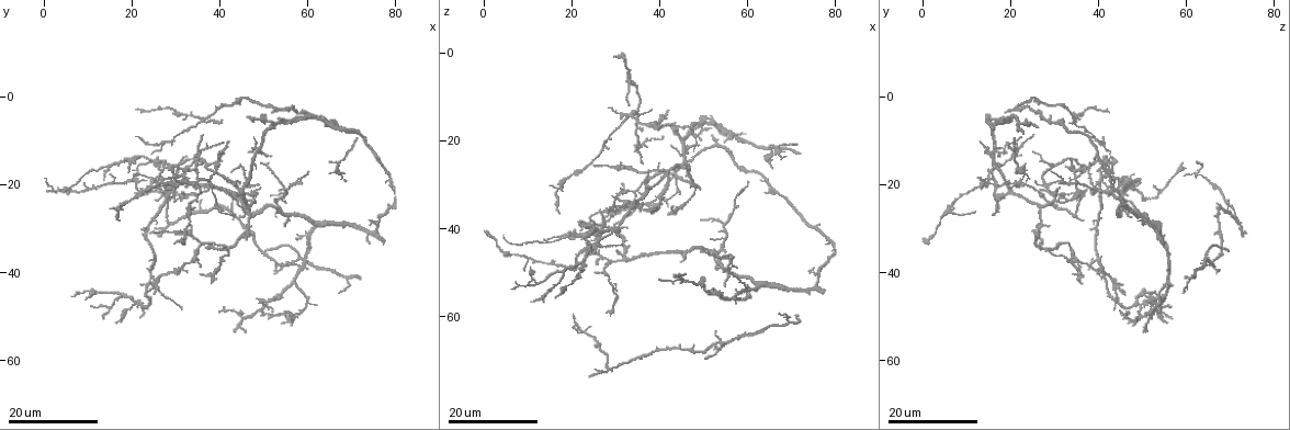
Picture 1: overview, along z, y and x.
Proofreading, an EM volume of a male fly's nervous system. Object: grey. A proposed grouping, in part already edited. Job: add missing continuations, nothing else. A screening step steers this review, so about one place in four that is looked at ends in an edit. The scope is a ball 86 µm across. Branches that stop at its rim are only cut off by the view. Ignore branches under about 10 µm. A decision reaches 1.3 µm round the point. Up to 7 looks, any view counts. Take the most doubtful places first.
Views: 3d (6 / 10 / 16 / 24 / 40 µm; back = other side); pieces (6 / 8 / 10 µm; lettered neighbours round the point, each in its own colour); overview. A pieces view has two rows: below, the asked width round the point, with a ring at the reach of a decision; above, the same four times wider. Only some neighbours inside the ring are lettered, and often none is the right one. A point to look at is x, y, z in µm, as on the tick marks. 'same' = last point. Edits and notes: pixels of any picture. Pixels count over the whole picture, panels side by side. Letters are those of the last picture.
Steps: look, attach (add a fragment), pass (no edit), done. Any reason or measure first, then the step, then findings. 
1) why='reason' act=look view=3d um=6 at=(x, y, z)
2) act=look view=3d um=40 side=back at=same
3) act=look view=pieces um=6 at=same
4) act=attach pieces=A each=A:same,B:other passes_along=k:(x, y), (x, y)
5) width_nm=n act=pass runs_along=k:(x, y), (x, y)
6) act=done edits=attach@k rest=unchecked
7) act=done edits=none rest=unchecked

why='thin end' act=look view=3d um=16 at=(42.0, 10.0, 12.5)

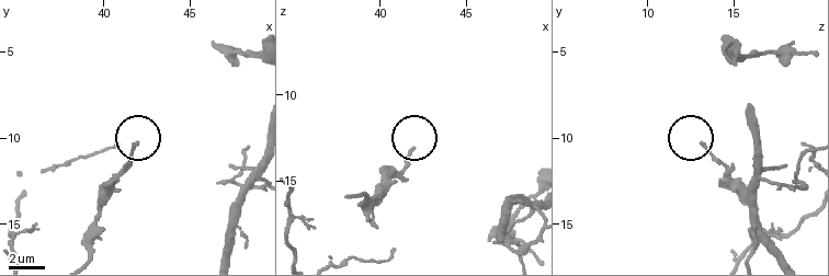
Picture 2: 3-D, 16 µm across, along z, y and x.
why='what lies round it' act=look view=pieces um=6 at=(41.9, 10.4, 13.2)

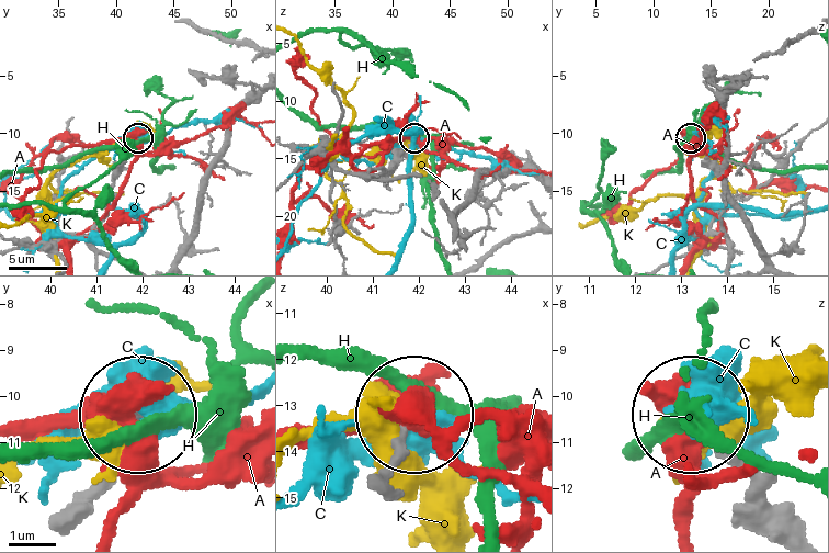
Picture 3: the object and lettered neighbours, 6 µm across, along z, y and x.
act=pass each=A:other,C:other,H:other,K:other found='none of them fits'

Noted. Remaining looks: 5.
why='branch stops here' act=look view=3d um=24 at=(50.0, 34.5, 69.5)

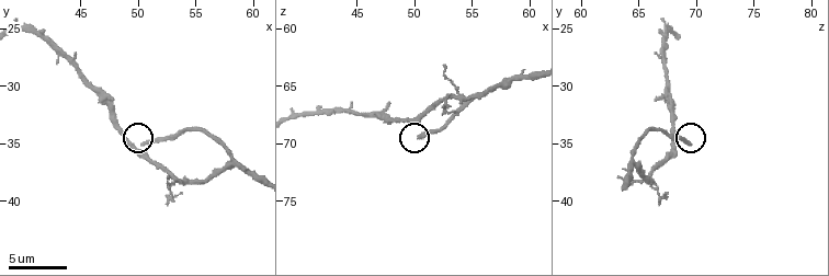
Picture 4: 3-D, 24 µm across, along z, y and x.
act=look view=pieces um=8 at=(50.4, 35.0, 69.4)

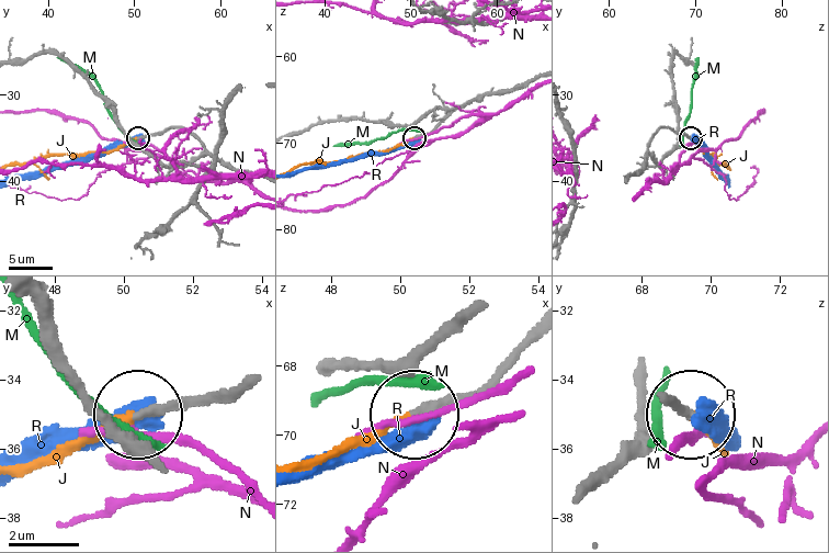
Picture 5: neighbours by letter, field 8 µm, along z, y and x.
act=attach pieces=J each=J:same,M:other,N:other,R:other passes_along=5:(436, 125), (385, 150), (294, 167) found='it goes on there'

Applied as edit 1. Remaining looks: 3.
act=look view=overview

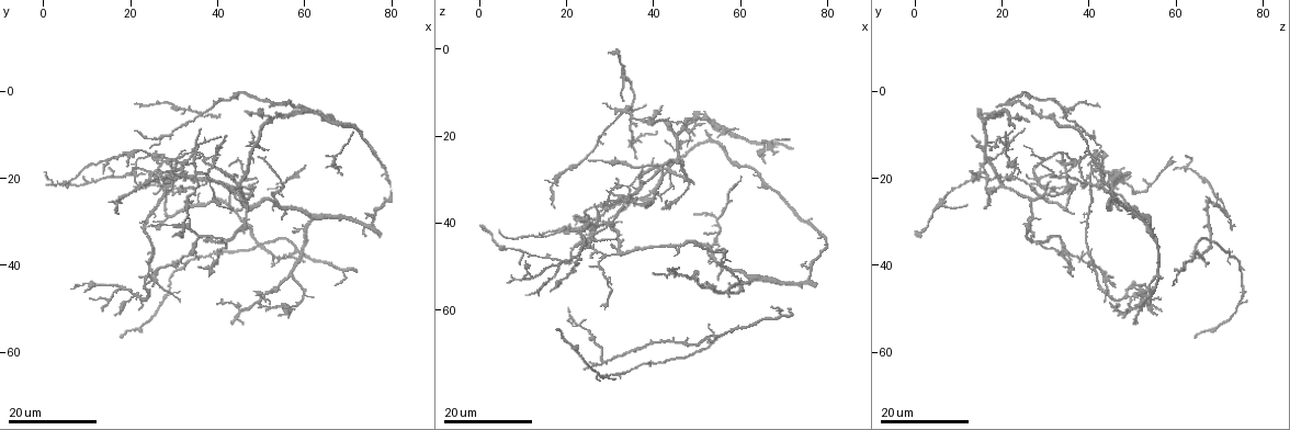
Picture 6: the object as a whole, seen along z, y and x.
why='tapers out' act=look view=3d um=16 at=(49.5, 15.0, 38.0)

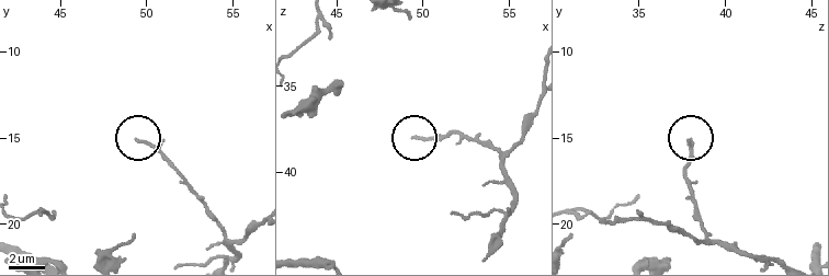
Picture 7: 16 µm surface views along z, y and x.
act=look view=pieces um=8 at=(49.5, 15.3, 38.0)

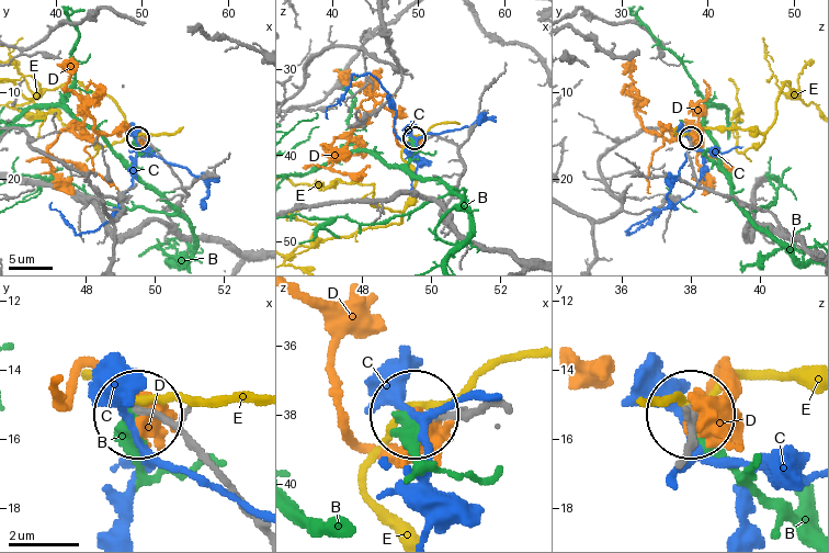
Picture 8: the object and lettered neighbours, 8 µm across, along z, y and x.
width_nm=160 act=pass each=B:other,C:other,D:other,E:other found='none of them fits'

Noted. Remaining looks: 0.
act=done edits=attach@5 rest=unchecked

